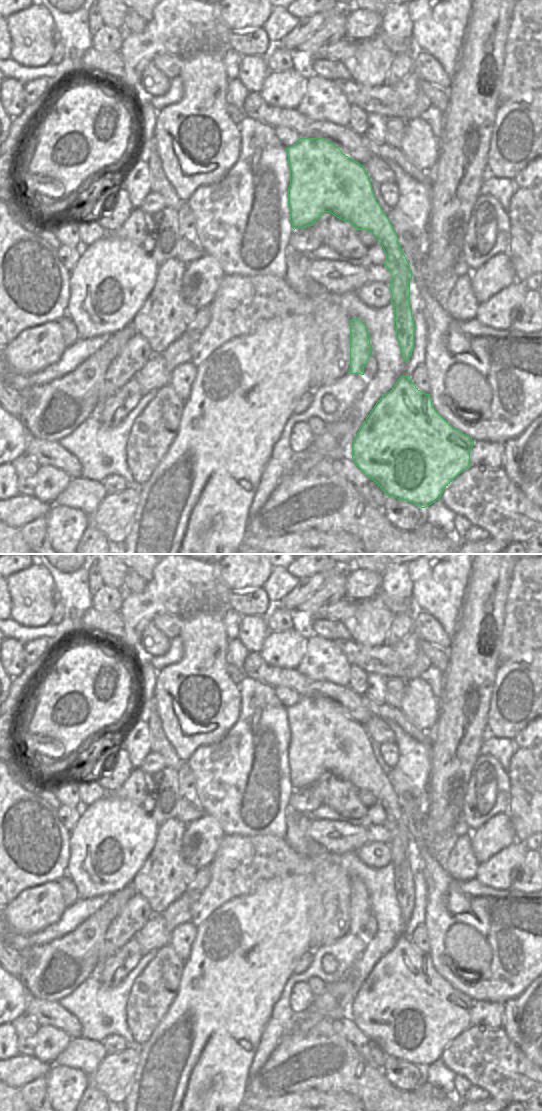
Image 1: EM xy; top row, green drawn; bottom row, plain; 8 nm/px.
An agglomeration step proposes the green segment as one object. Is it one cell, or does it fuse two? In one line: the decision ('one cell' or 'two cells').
one cell

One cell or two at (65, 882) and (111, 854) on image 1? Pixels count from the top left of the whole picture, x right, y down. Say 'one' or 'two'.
two

